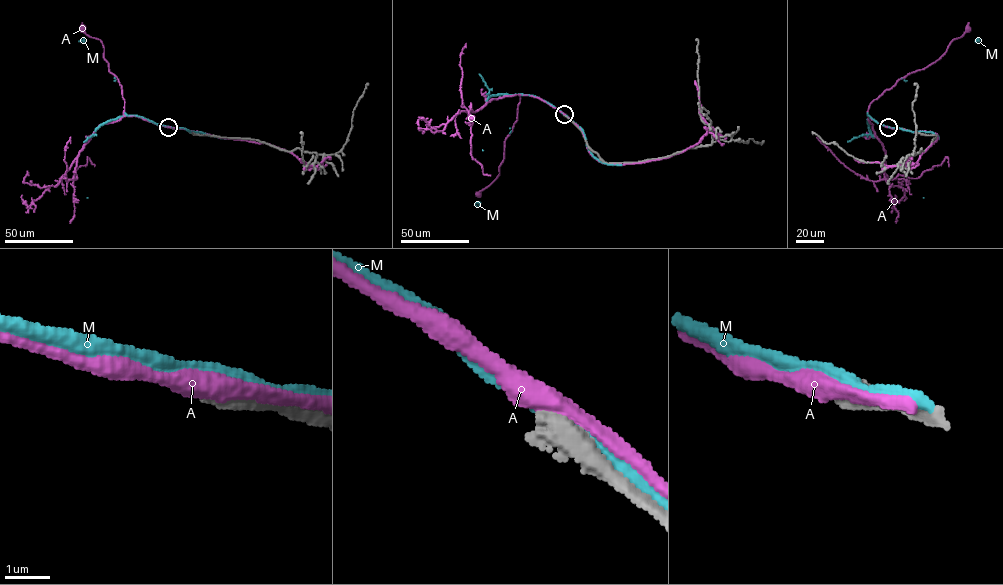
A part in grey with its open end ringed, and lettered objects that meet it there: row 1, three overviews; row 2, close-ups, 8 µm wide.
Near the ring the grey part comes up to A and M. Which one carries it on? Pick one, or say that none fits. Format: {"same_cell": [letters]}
{"same_cell": []}

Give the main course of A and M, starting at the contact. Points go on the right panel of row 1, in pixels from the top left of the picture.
A: (888, 127), (868, 116), (869, 105), (899, 79), (938, 60), (951, 42), (967, 29)
M: (889, 127), (879, 124), (867, 112), (904, 80), (976, 39), (979, 41)

